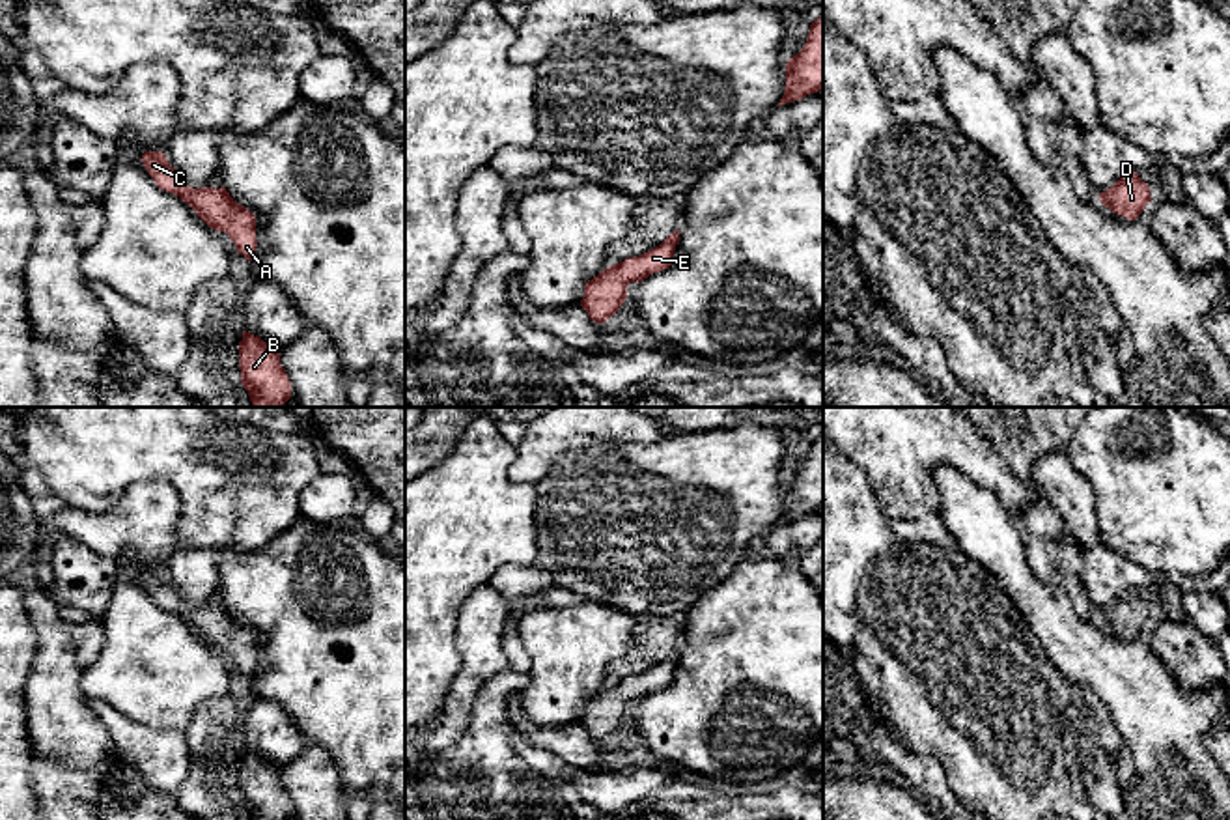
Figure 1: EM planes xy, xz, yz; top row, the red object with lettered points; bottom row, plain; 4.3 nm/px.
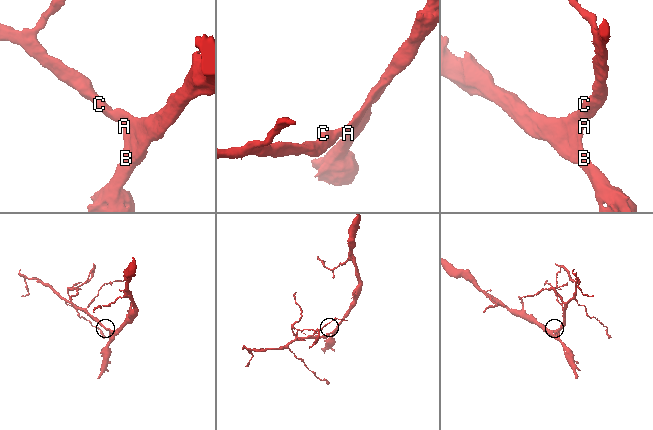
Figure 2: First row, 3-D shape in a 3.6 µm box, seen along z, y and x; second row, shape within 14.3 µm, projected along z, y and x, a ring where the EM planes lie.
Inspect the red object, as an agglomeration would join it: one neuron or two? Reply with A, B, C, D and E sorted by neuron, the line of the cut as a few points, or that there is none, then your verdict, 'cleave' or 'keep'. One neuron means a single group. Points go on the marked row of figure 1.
A B C D E; no cut; keep

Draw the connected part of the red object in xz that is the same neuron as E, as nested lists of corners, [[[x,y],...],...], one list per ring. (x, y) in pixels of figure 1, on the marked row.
[[[679,230],[670,233],[659,247],[640,256],[625,258],[588,280],[580,306],[588,312],[590,319],[605,323],[627,299],[625,290],[631,282],[642,282],[650,275],[668,269],[678,243]]]

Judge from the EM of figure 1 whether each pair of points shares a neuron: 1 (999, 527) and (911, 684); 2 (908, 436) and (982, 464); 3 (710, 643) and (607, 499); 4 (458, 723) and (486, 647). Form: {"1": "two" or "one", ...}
{"1": "two", "2": "one", "3": "two", "4": "one"}

